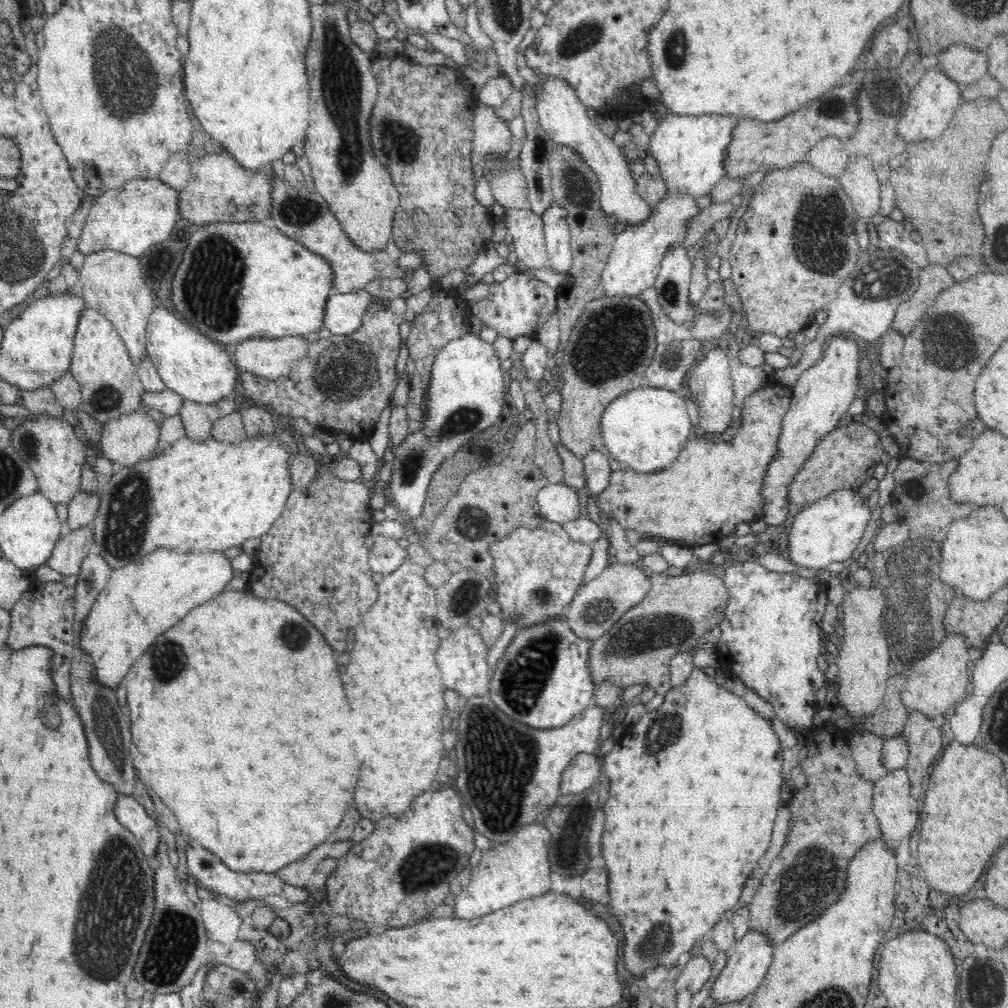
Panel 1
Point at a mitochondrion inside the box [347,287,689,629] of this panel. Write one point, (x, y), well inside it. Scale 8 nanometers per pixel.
(617, 339)

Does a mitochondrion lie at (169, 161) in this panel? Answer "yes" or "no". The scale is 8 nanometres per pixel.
no

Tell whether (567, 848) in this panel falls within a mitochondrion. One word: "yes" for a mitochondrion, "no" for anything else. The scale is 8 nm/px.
yes

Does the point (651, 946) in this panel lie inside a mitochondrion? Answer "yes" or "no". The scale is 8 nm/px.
yes

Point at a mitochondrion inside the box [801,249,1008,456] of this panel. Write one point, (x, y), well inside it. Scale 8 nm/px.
(880, 284)

